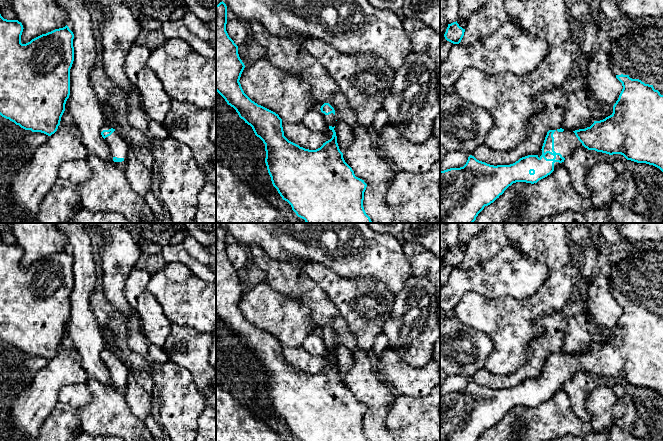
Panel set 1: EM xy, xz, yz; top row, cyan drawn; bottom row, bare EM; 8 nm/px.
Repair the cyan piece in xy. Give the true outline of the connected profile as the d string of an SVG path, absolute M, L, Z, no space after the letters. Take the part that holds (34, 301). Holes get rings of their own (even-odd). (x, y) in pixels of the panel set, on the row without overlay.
M0 238L0 339L25 354L54 358L60 349L70 319L70 293L74 285L74 258L66 249L42 258L26 268L21 267L23 249L4 243Z

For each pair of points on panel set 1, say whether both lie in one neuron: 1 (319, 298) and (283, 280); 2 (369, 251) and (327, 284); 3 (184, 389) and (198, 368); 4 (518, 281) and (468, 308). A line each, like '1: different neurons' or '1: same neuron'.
1: same neuron
2: different neurons
3: different neurons
4: different neurons

